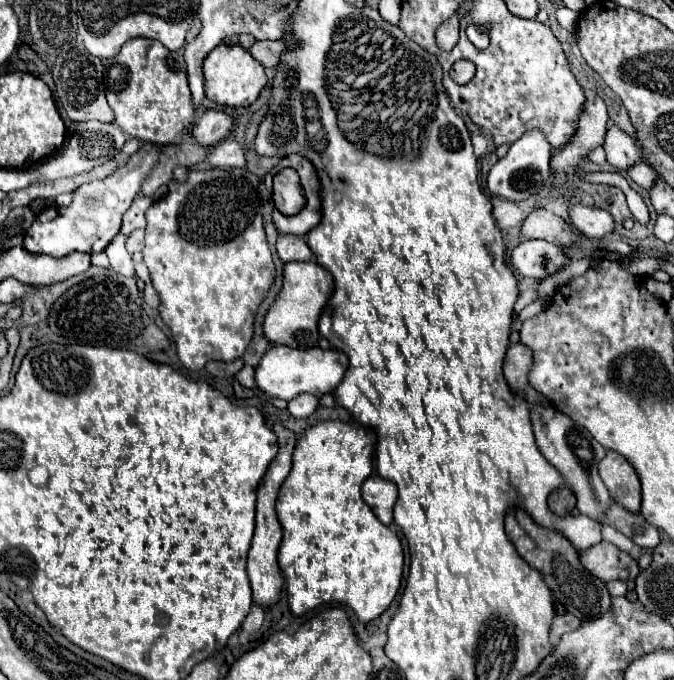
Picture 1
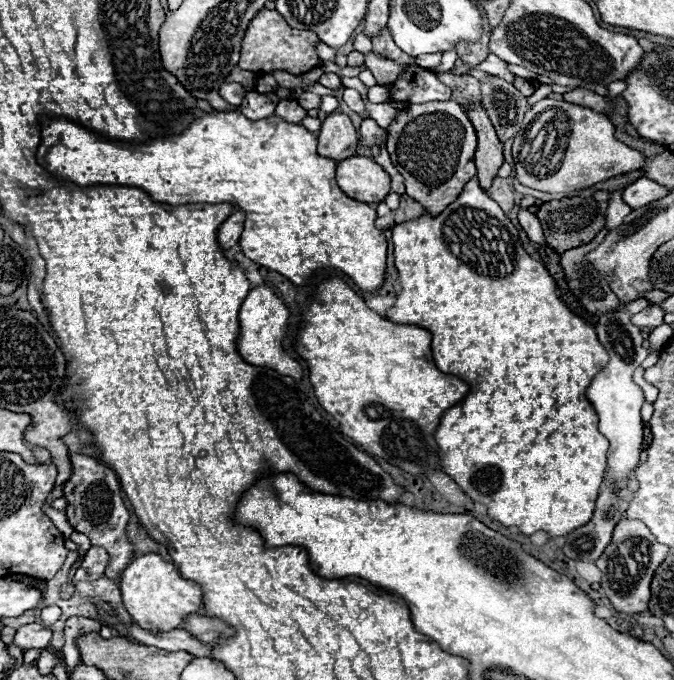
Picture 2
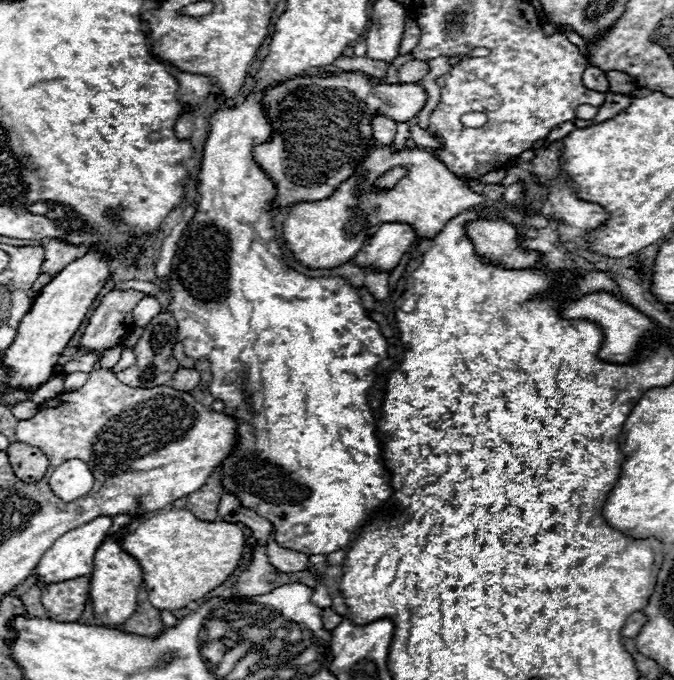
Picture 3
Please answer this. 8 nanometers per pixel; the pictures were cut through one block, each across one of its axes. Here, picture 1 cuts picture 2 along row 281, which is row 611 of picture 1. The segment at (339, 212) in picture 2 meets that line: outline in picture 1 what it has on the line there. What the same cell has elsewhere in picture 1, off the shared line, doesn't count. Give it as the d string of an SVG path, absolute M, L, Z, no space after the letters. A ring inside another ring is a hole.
M320 422L296 442L292 470L276 502L284 530L278 562L294 616L322 604L344 604L368 624L390 606L400 588L404 564L400 538L366 508L360 496L362 482L372 474L374 446L372 430L356 430L344 422Z

